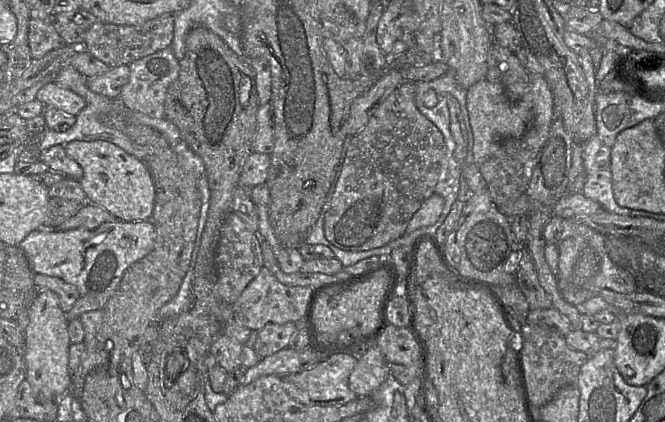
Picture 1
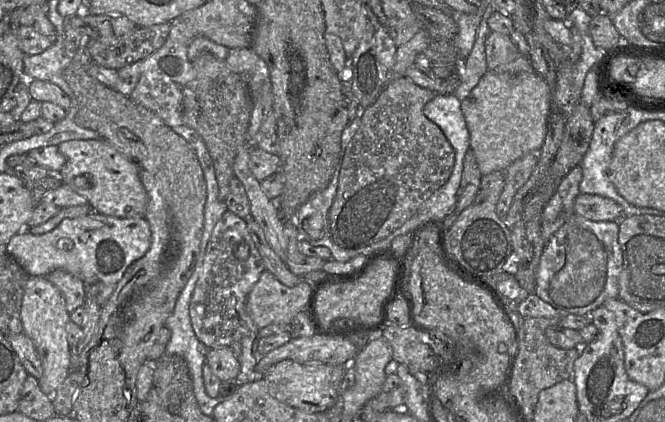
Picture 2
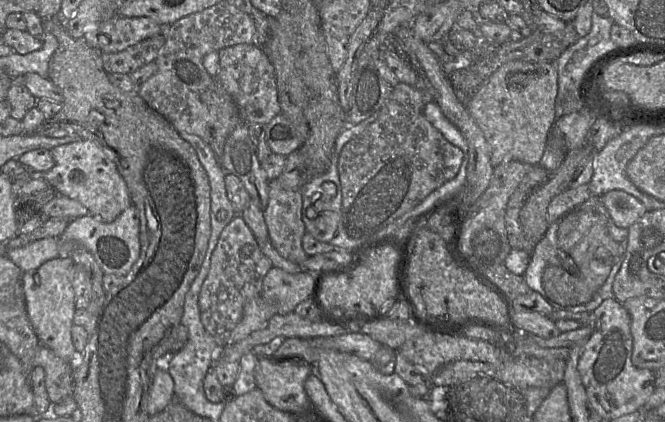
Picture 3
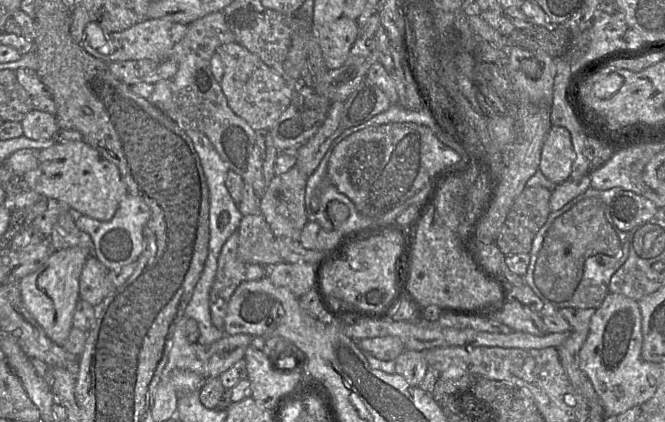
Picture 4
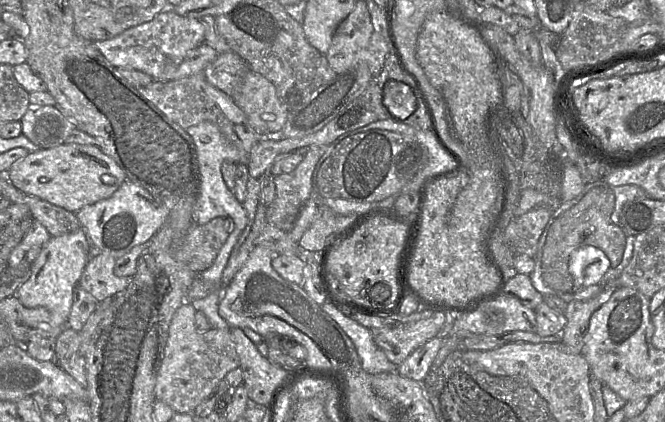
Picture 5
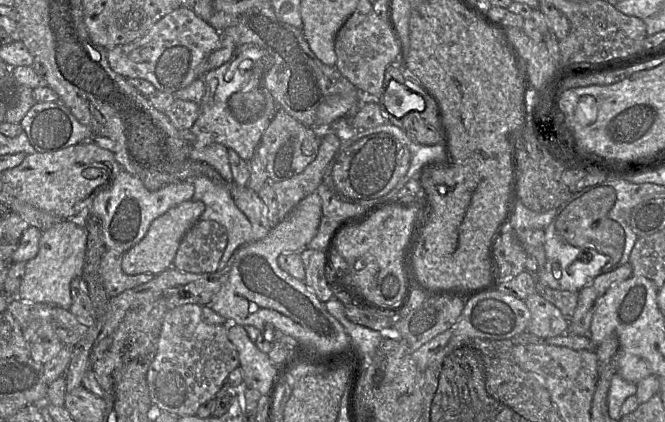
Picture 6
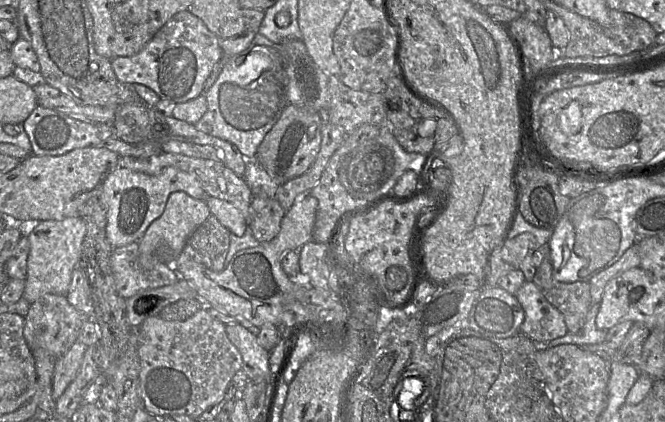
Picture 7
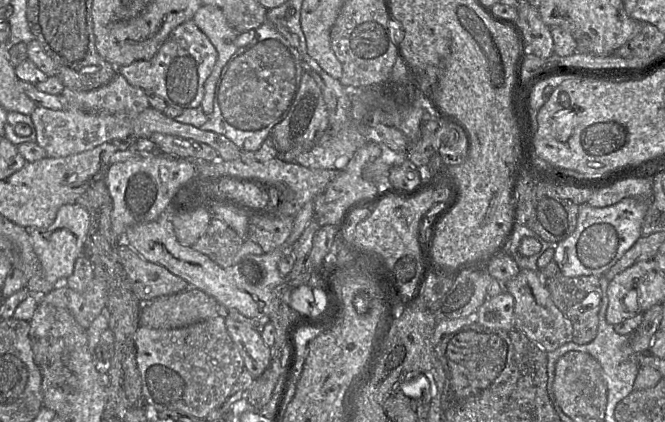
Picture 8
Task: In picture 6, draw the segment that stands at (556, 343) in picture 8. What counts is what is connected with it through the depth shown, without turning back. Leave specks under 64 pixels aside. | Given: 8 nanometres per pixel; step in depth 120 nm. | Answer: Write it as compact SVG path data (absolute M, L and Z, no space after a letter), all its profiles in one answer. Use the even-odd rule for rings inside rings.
M537 292L529 295L525 304L531 314L526 331L540 338L566 334L569 322L555 305L541 297Z

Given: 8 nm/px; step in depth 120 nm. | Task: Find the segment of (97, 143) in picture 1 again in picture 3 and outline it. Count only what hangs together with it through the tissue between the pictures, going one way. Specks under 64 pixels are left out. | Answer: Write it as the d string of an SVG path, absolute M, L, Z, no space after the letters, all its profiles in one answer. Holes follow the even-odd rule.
M77 140L58 145L50 151L55 161L53 168L47 172L33 172L32 178L43 178L57 194L79 201L91 215L105 223L113 222L132 205L129 190L116 164L95 142Z

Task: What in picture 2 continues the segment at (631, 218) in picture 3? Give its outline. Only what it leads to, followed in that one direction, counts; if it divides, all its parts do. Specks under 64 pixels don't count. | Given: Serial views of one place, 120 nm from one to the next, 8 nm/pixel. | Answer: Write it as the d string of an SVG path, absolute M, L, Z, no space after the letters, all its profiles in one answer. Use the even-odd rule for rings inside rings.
M580 193L574 201L574 214L592 221L619 221L623 210L612 199Z

